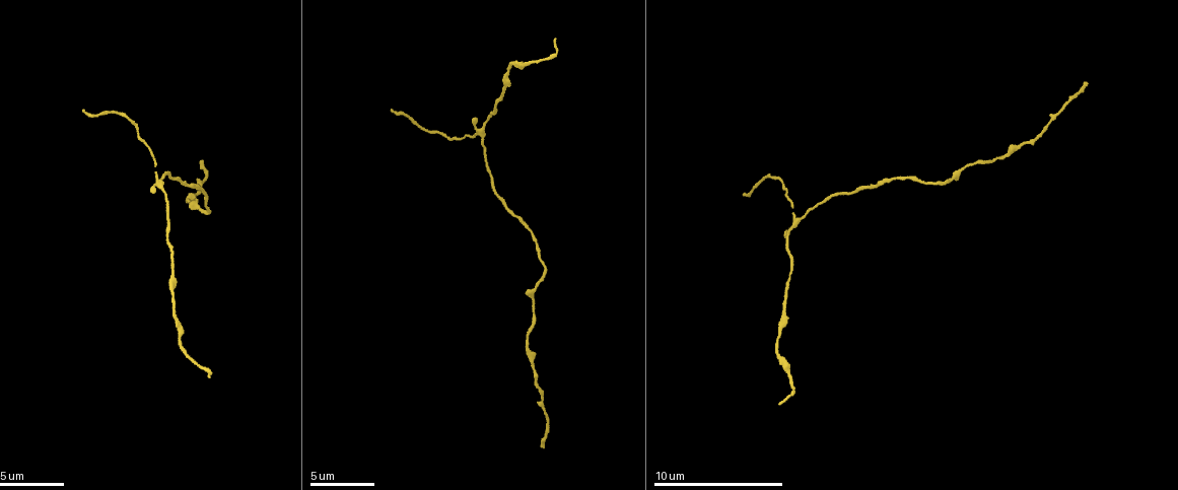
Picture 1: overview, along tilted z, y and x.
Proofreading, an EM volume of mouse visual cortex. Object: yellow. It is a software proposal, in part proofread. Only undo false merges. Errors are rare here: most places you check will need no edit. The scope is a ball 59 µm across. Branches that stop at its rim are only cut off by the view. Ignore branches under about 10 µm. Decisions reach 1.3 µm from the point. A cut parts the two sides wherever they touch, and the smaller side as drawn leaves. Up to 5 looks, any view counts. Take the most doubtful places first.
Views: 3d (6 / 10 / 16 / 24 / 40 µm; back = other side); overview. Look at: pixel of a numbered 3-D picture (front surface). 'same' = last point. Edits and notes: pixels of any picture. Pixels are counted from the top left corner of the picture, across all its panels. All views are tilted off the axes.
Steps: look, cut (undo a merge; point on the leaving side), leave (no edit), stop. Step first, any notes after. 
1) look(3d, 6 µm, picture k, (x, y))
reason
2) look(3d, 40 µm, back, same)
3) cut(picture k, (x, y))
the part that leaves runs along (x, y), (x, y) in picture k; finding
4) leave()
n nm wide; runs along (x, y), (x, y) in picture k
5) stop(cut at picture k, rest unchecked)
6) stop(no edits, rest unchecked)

look(3d, 10 µm, picture 1, (162, 191))
small branch off a trunk

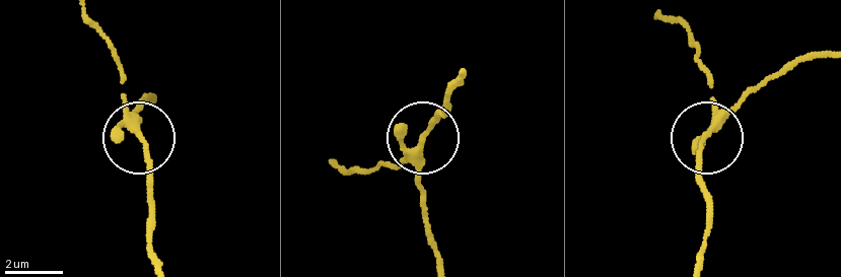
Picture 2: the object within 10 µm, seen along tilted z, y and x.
leave()
3 arms; runs along (441, 261), (421, 175), (426, 135), (444, 106) in picture 2; one neuron here

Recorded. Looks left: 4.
look(3d, 6 µm, picture 1, (494, 189))

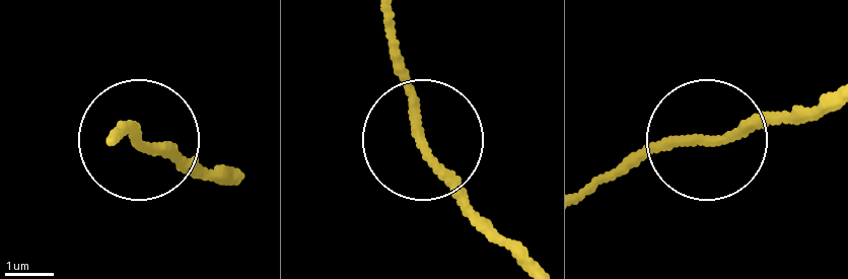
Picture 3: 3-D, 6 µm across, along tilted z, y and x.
look(3d, 6 µm, back, picture 3, (715, 140))

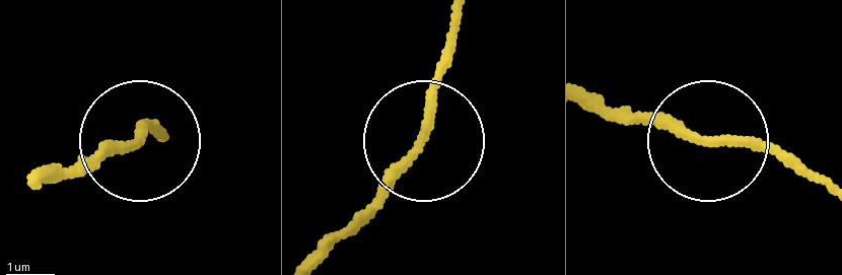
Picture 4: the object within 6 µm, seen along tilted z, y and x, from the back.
leave()
side arm 25 µm; runs along (715, 140), (743, 139), (816, 169) in picture 4; continuous, no second neuron

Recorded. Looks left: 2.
look(3d, 16 µm, picture 1, (527, 343))
sudden change in width

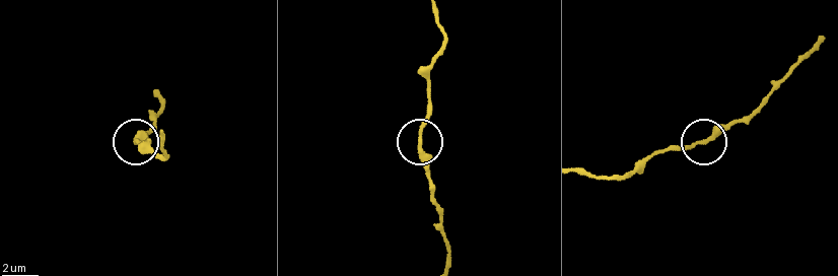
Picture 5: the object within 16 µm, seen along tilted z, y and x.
leave()
runs along (434, 17), (446, 46), (430, 72), (422, 132), (431, 184) in picture 5; continuous, no second neuron

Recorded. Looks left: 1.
stop(no edits, rest unchecked)

